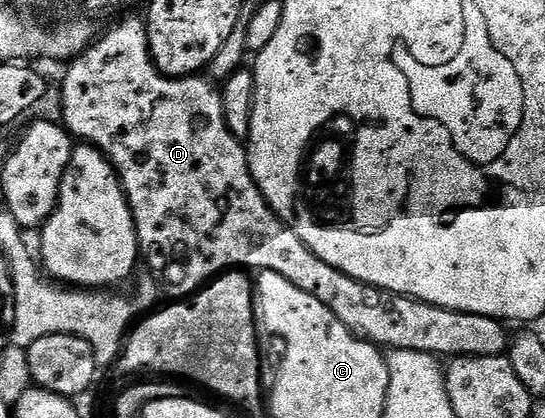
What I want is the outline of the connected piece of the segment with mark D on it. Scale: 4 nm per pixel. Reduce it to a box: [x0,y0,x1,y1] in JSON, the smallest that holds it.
[60,18,511,357]

